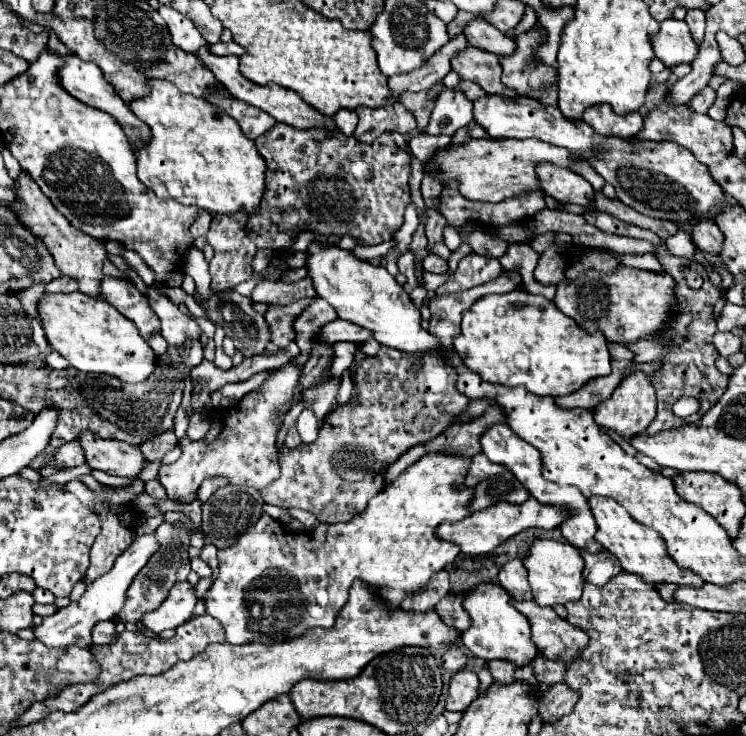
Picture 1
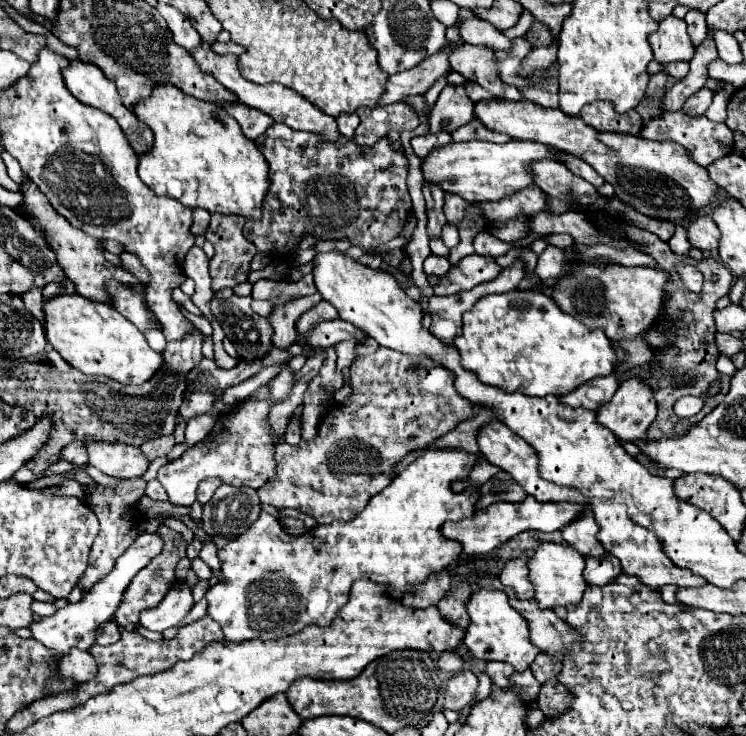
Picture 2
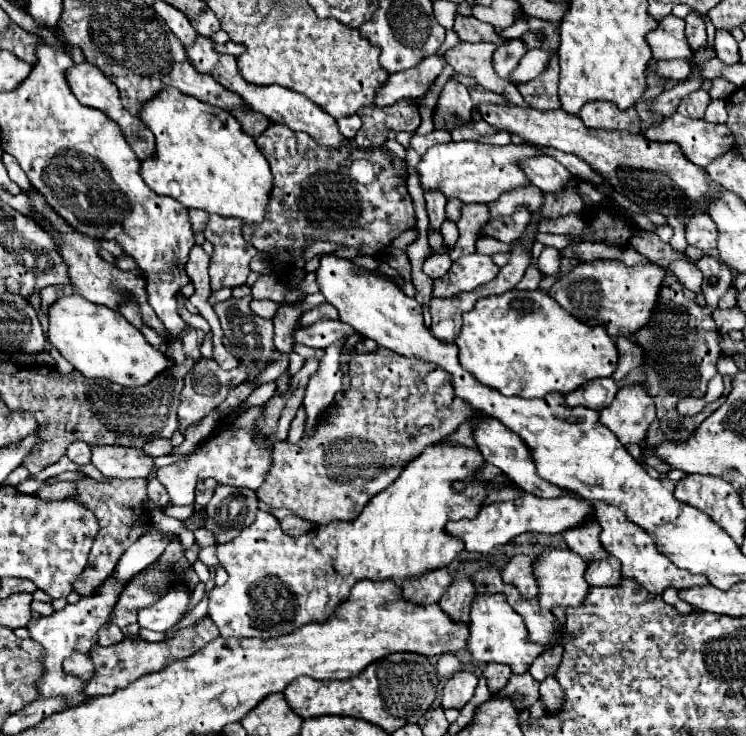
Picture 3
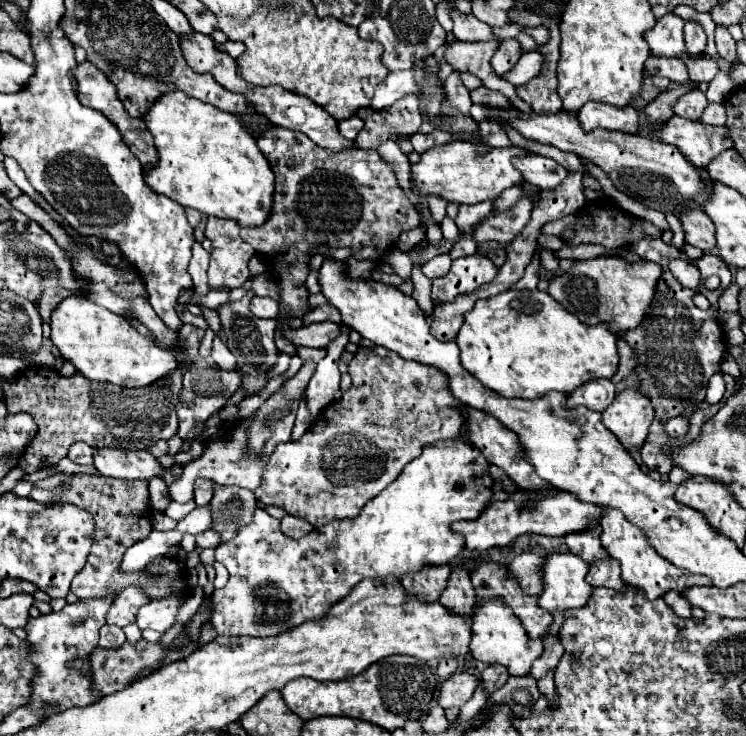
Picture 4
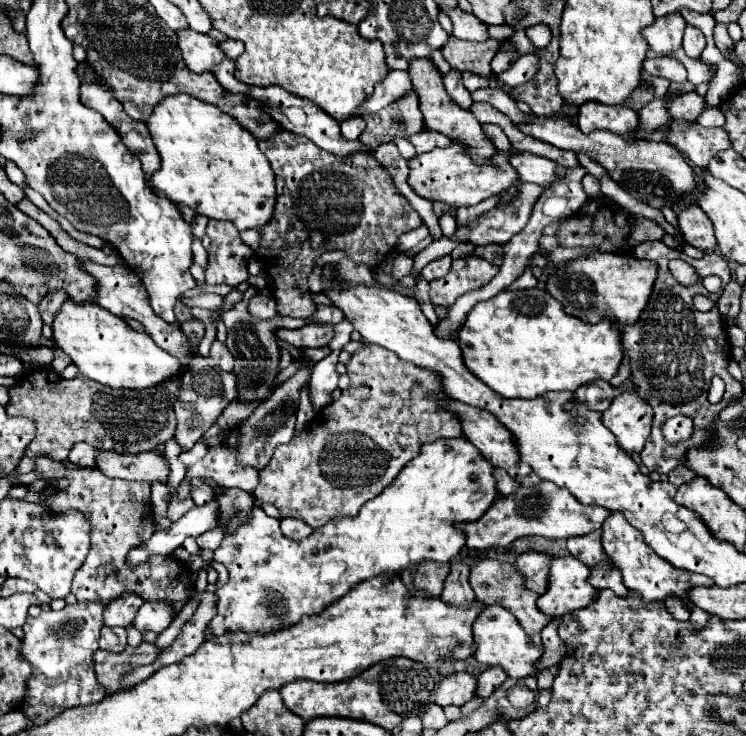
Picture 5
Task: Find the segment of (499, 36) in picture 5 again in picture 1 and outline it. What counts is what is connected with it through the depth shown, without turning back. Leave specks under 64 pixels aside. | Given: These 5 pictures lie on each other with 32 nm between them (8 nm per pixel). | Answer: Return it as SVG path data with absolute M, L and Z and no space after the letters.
M529 6L526 7L525 14L521 20L521 22L517 25L516 28L508 31L505 33L508 37L514 38L514 36L518 36L527 30L531 29L534 24L537 22L537 16L536 13L534 12L533 8L530 8Z

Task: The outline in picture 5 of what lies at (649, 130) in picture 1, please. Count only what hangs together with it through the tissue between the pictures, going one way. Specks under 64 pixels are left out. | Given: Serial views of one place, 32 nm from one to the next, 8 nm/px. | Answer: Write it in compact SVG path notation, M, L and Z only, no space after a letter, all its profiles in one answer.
M672 120L666 136L680 150L680 154L692 160L698 168L706 168L716 152L730 148L730 138L722 128L702 128L696 122Z

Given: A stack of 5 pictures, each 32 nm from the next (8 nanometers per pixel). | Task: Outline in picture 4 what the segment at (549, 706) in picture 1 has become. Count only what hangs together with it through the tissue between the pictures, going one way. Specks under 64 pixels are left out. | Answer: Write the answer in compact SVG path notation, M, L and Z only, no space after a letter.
M550 670L544 678L538 680L538 688L542 694L548 696L548 700L554 700L556 696L556 688L554 688L554 670Z

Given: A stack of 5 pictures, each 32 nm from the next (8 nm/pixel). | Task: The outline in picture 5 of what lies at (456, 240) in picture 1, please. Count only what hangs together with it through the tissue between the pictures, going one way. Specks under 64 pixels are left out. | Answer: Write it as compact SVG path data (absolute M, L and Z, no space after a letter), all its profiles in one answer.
M444 212L442 218L440 218L440 228L442 228L444 236L454 234L454 230L456 230L456 218L450 212Z

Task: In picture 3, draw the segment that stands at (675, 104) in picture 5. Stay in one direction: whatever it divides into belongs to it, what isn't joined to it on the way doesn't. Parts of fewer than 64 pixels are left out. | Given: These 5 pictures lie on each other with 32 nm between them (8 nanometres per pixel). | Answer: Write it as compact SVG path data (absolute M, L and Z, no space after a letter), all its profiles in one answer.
M696 90L696 92L692 92L692 96L688 96L680 102L680 108L676 108L676 112L688 114L690 118L702 118L708 104L710 104L708 92L706 90Z

